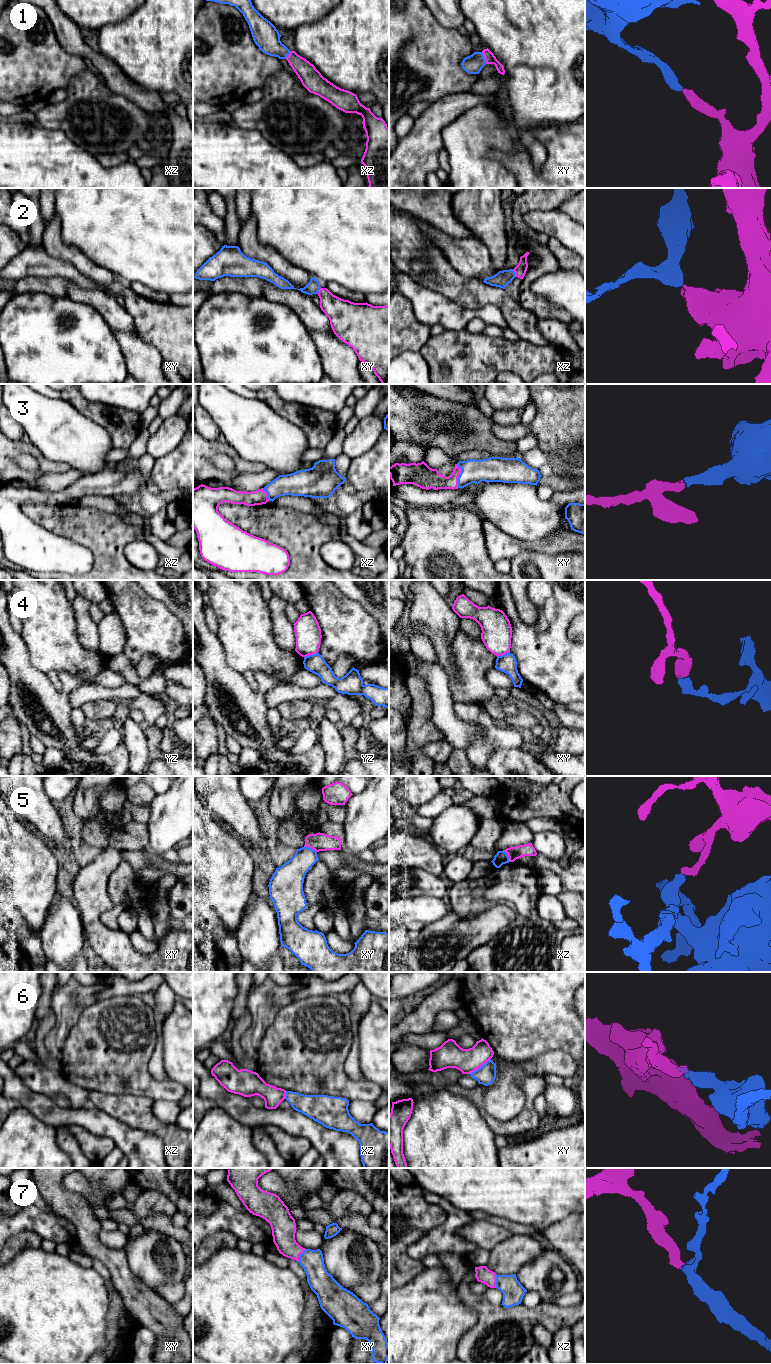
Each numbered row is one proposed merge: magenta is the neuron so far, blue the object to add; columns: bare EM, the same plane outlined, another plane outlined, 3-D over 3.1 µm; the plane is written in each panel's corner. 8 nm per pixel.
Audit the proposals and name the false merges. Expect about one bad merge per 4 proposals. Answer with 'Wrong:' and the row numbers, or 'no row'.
Wrong: 4, 5, 6

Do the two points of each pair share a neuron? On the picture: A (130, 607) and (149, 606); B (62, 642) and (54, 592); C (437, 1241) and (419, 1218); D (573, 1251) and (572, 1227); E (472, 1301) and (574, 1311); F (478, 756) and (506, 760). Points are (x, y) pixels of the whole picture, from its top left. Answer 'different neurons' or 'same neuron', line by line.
A: same neuron
B: same neuron
C: different neurons
D: same neuron
E: same neuron
F: different neurons

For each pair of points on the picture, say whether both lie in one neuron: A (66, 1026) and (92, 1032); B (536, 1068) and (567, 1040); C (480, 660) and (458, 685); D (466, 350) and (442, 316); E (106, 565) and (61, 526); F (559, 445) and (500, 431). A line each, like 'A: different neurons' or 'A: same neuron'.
A: different neurons
B: different neurons
C: same neuron
D: different neurons
E: same neuron
F: same neuron

